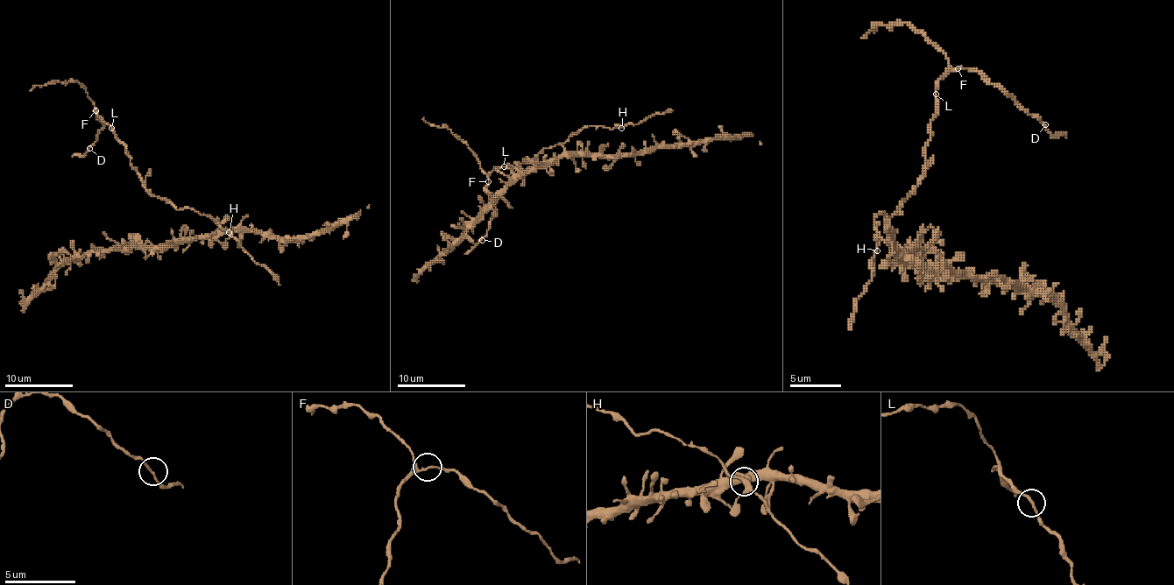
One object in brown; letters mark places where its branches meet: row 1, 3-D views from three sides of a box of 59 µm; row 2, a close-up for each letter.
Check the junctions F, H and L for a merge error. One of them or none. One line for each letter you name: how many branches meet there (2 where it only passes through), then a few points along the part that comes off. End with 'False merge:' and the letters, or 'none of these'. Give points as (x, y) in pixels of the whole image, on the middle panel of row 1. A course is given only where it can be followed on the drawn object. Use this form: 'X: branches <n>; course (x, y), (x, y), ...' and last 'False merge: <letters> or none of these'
False merge: none of these

